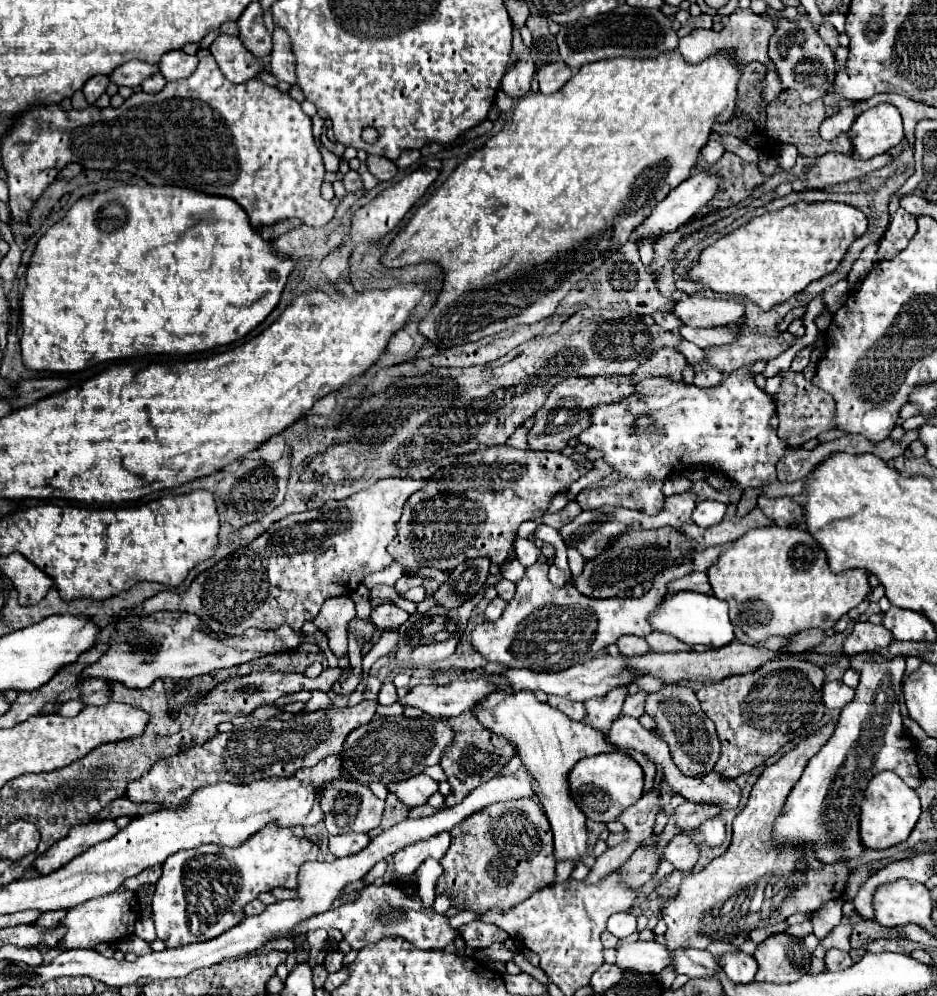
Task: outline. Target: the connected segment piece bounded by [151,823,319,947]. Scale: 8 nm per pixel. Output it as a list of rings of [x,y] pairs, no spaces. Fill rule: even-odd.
[[[269,823],[265,829],[257,831],[239,847],[209,843],[189,851],[177,851],[163,863],[163,875],[155,885],[155,893],[151,901],[157,937],[167,947],[183,947],[219,937],[223,931],[231,929],[235,923],[243,919],[243,907],[249,901],[253,901],[259,893],[271,891],[273,887],[287,887],[287,889],[295,887],[299,867],[305,861],[317,859],[317,855],[319,855],[319,847],[313,841],[309,841],[307,837],[295,837],[291,829],[277,827],[275,823]]]

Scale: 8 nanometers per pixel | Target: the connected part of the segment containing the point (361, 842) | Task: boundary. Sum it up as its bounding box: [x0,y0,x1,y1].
[329,833,369,857]

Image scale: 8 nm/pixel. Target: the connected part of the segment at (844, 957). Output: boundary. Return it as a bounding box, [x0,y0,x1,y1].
[825,949,851,971]

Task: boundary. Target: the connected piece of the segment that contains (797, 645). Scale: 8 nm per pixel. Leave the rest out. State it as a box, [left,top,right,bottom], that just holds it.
[787,629,825,653]

